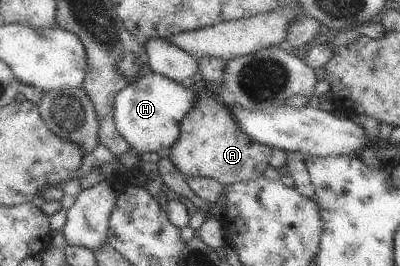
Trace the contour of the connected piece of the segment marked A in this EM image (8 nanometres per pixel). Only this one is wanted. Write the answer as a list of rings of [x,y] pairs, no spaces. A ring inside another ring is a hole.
[[[207,87],[196,94],[195,105],[181,122],[179,141],[168,151],[173,165],[187,177],[211,177],[224,186],[259,179],[269,167],[274,149],[249,139],[235,123],[230,105],[221,96]]]

